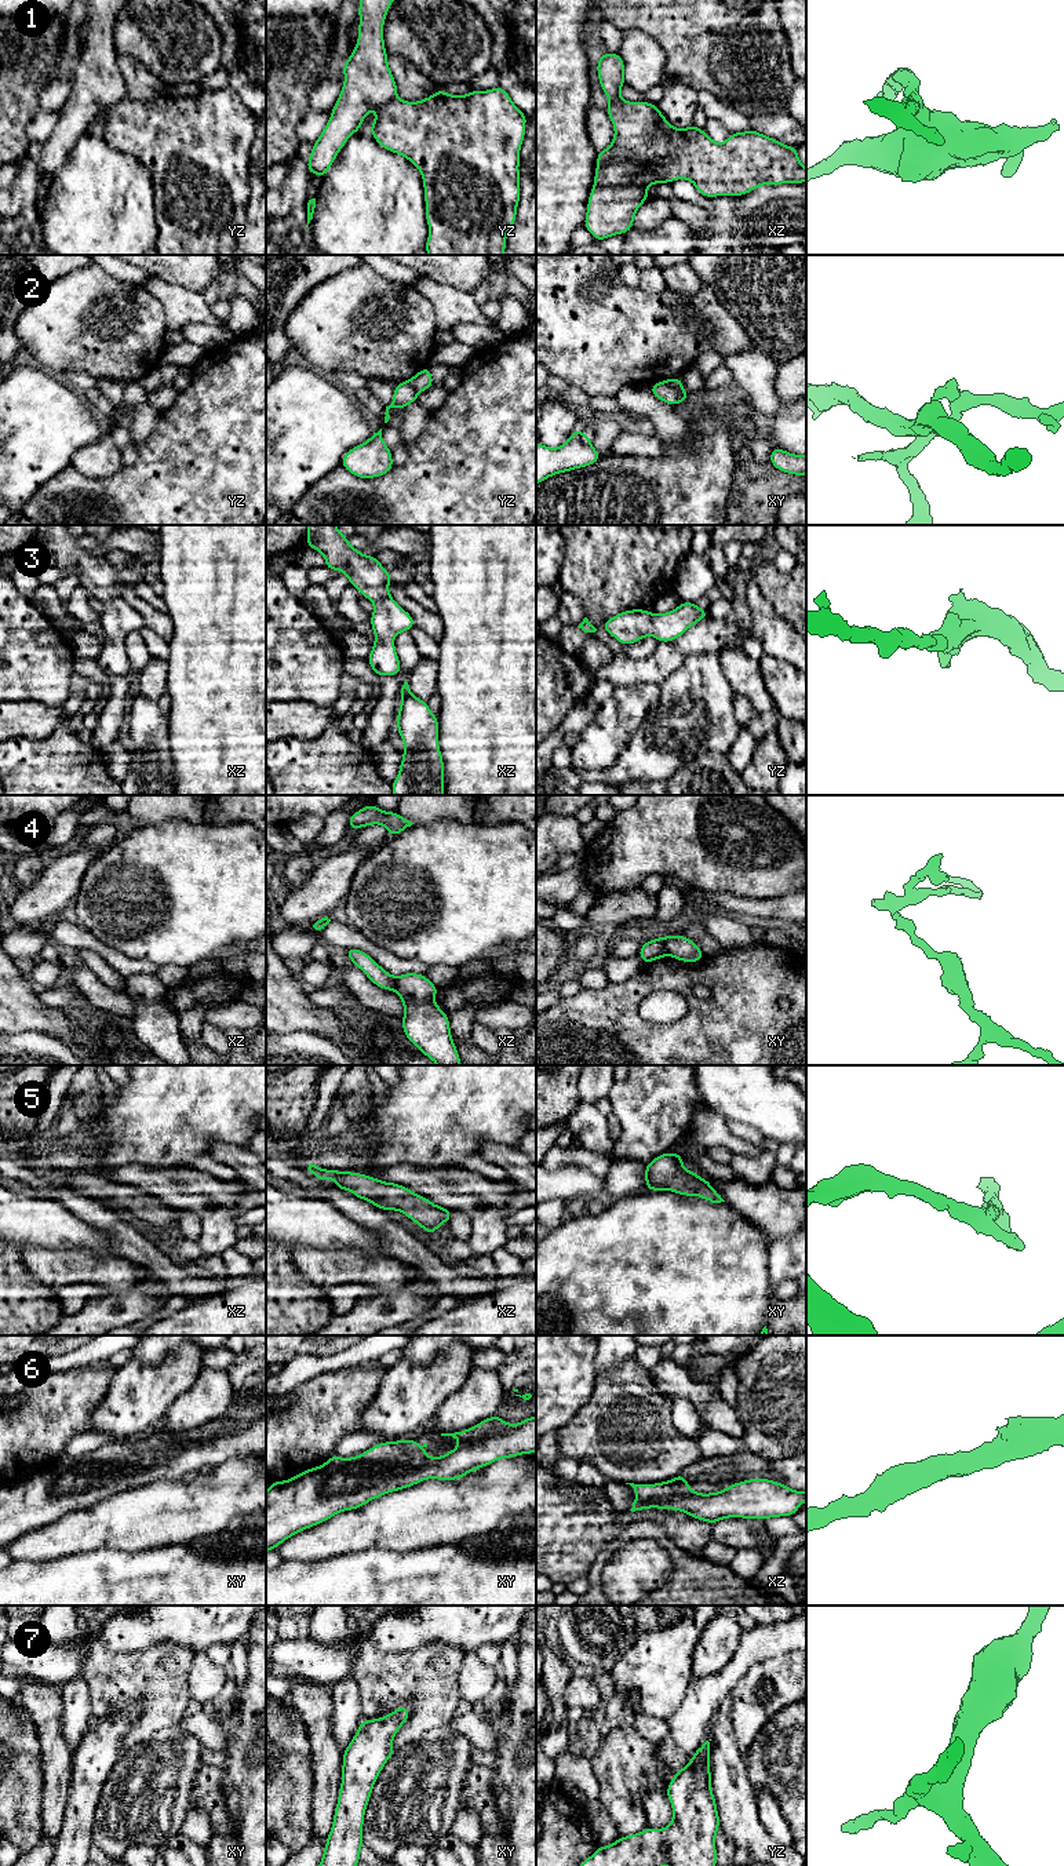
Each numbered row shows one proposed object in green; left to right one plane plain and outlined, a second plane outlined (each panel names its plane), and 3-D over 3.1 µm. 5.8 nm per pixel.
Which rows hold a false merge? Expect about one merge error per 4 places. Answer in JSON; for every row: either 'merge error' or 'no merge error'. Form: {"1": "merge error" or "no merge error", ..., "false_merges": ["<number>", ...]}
{"1": "merge error", "2": "merge error", "3": "no merge error", "4": "merge error", "5": "no merge error", "6": "no merge error", "7": "no merge error", "false_merges": ["1", "2", "4"]}

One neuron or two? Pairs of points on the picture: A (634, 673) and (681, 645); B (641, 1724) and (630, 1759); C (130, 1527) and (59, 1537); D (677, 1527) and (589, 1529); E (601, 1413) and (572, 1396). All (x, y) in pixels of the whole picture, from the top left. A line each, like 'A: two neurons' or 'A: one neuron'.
A: one neuron
B: two neurons
C: one neuron
D: one neuron
E: two neurons

